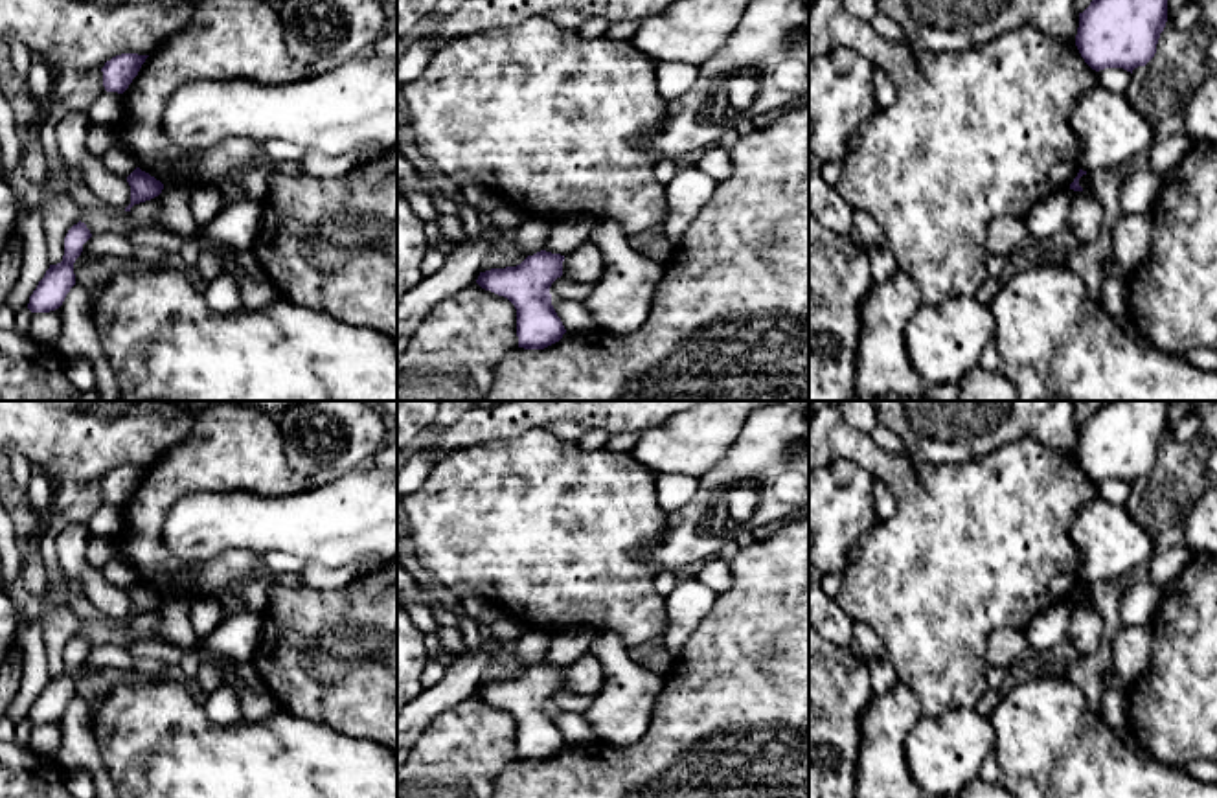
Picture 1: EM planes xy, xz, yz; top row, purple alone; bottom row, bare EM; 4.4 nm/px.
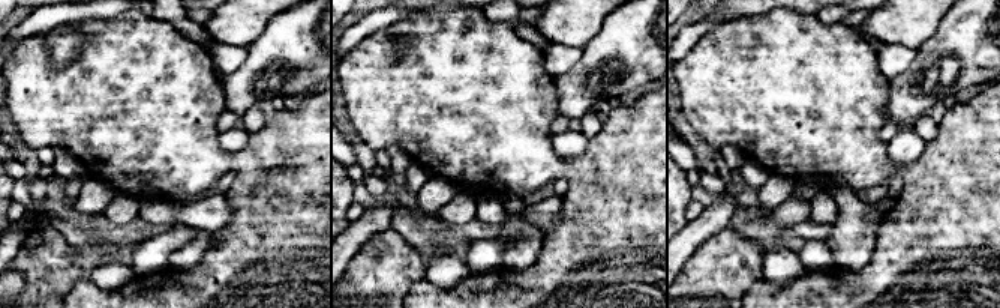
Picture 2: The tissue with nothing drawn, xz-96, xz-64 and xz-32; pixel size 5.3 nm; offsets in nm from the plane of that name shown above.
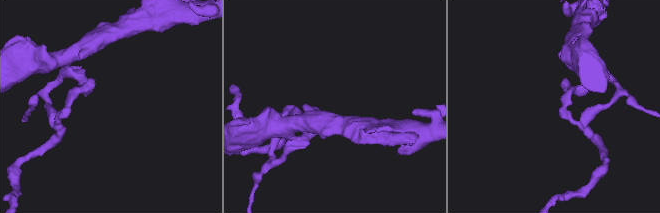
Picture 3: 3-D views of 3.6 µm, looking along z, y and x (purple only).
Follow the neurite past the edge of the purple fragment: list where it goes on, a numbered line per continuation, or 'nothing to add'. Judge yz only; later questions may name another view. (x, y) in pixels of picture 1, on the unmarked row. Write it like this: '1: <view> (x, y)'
nothing to add

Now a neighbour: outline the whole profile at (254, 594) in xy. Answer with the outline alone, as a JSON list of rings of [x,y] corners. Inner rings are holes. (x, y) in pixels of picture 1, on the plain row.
[[[283,572],[274,577],[257,574],[250,581],[228,590],[228,594],[241,599],[248,610],[263,614],[274,587],[298,588],[301,585],[303,581],[298,572]]]

